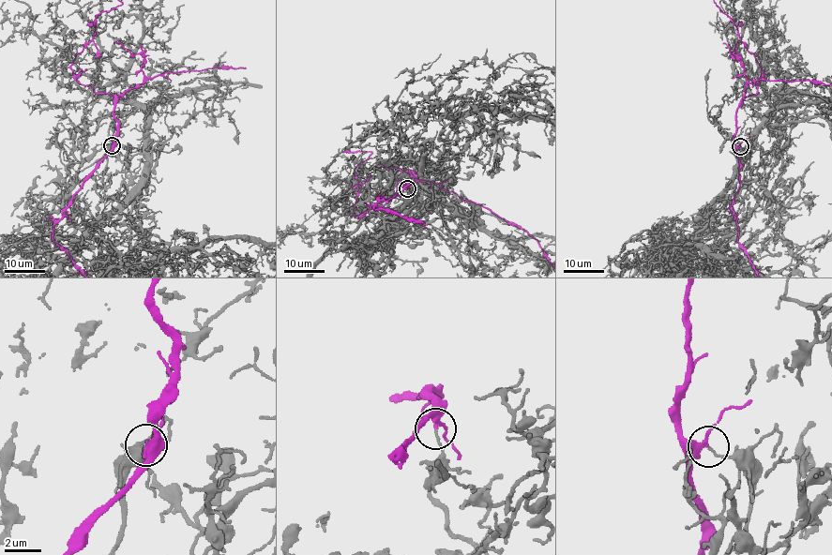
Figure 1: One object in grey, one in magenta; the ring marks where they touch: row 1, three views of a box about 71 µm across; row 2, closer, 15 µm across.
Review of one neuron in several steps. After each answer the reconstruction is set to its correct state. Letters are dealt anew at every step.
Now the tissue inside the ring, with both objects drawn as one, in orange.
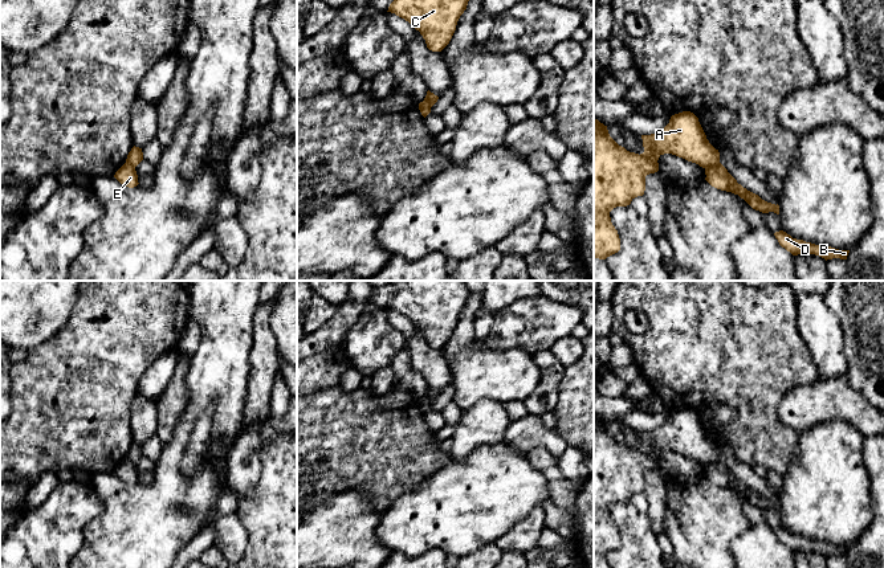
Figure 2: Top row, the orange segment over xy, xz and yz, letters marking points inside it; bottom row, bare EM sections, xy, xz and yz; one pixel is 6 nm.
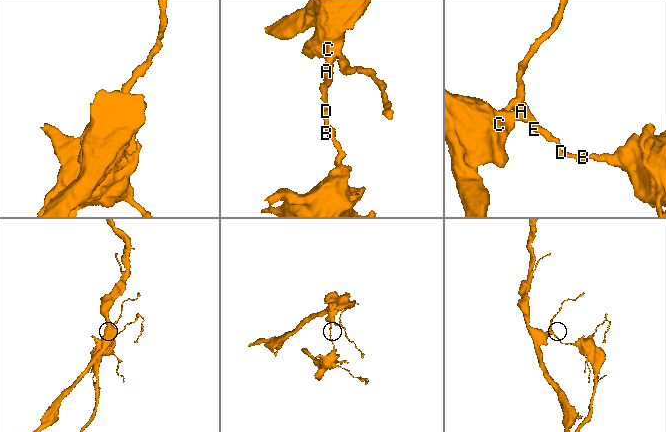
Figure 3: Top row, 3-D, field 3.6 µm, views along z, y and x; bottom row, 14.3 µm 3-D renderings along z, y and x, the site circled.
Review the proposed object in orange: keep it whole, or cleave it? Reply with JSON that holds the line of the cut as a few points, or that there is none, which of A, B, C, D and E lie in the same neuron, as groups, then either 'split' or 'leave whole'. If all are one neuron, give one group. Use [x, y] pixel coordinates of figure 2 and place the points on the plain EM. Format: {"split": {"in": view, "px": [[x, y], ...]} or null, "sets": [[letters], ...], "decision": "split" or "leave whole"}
{"split": {"in": "yz", "px": [[718, 458], [705, 466]]}, "sets": [["A", "C"], ["B", "D", "E"]], "decision": "split"}

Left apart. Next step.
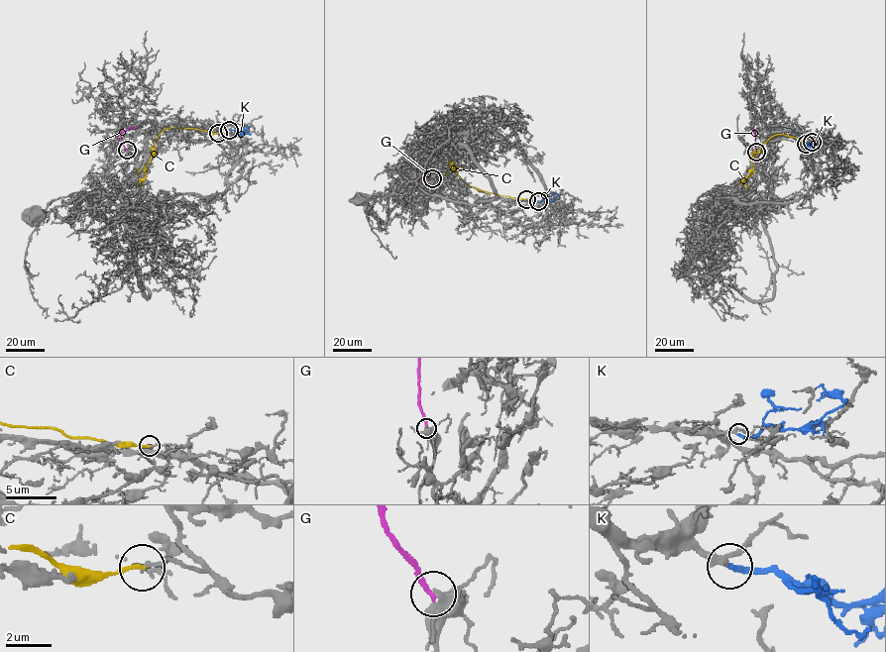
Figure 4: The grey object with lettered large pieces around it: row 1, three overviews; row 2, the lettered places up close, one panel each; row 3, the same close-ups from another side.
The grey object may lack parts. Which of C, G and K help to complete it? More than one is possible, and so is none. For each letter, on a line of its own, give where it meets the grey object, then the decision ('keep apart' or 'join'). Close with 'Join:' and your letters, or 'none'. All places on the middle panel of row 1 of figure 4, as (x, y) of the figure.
C: meets grey at (526, 199); keep apart
G: meets grey at (432, 178); keep apart
K: meets grey at (538, 201); join
Join: K

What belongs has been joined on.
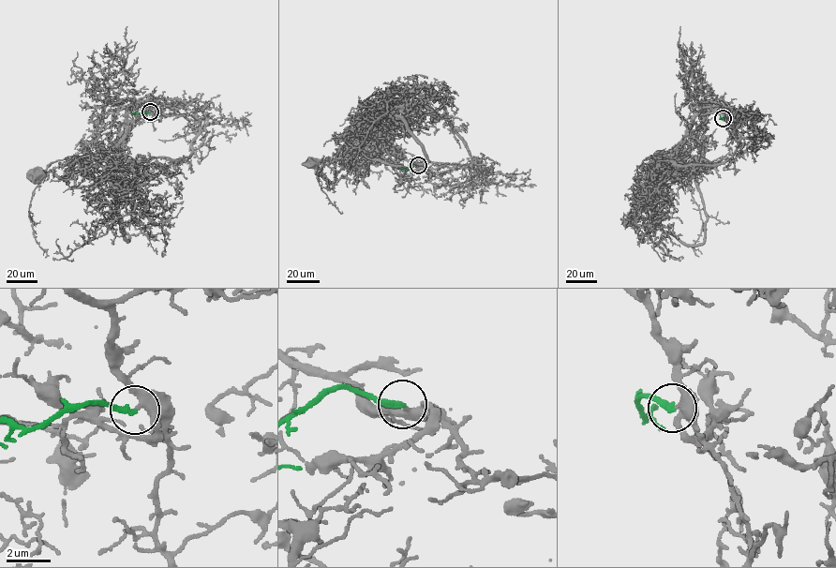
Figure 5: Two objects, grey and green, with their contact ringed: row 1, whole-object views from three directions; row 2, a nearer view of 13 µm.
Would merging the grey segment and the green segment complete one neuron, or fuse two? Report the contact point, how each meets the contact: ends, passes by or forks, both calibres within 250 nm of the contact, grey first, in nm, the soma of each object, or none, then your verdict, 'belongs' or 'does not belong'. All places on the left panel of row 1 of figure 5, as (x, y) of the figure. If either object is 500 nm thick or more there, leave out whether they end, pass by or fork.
at (150, 112); grey passes by; green ends there; 260 nm thick on the grey side, 260 nm on the other; cell body of grey at (36, 176); no cell body on green; belongs

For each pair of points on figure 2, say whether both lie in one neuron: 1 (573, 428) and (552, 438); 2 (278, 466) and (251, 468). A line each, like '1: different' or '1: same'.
1: different
2: different

